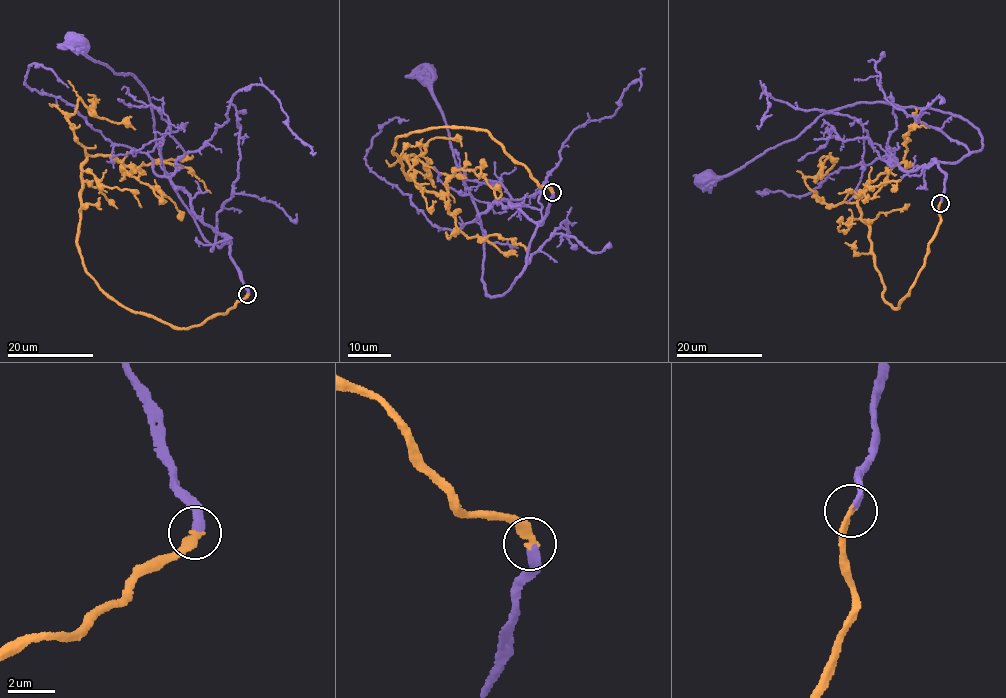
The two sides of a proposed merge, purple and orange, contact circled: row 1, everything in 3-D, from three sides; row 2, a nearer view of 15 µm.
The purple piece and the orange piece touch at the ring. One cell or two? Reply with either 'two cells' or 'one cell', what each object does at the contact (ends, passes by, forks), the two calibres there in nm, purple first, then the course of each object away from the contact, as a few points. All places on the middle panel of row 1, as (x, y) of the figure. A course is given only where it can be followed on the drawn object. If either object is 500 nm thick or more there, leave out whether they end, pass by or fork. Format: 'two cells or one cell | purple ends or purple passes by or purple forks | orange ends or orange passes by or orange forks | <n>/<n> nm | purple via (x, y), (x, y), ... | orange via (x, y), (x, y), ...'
one cell | purple ends | orange ends | 280/240 nm | purple via (553, 191), (526, 264), (510, 289), (504, 295), (486, 294), (481, 221), (423, 76) | orange via (552, 191), (485, 130), (396, 137), (405, 177), (441, 195), (469, 238), (498, 235), (529, 250)

